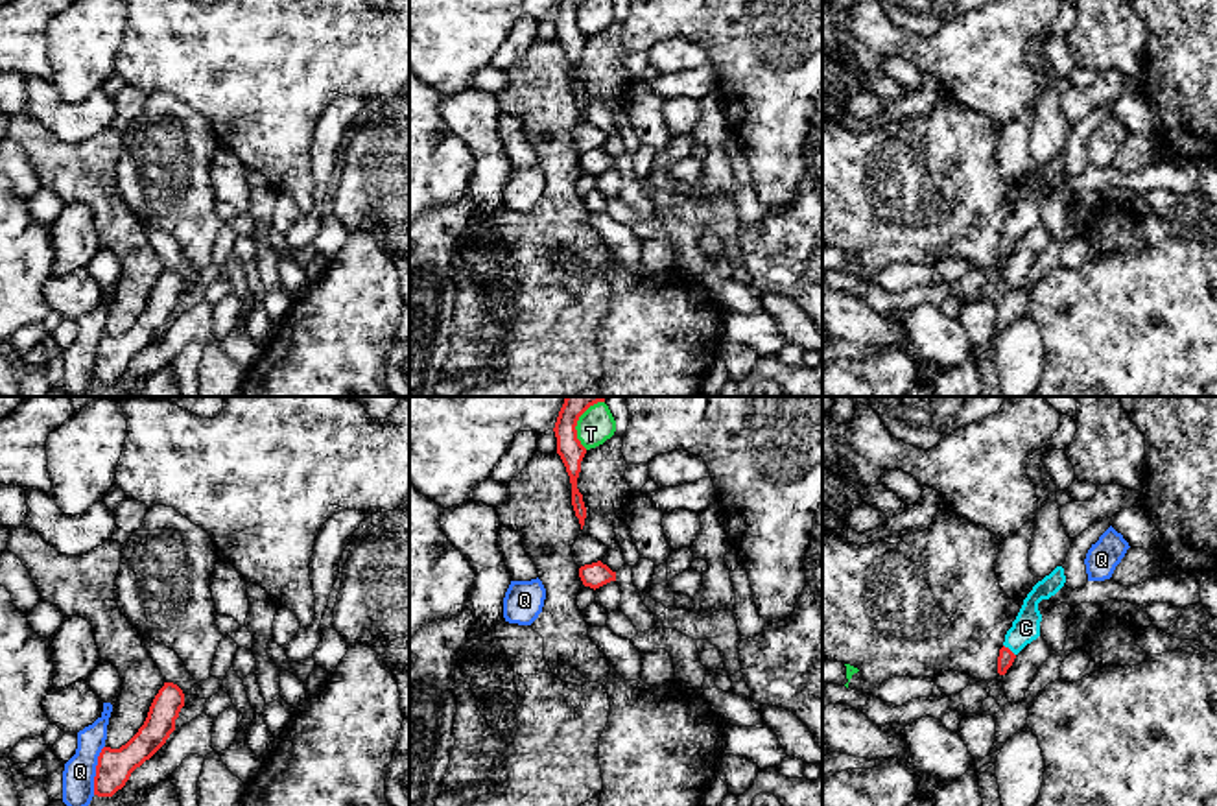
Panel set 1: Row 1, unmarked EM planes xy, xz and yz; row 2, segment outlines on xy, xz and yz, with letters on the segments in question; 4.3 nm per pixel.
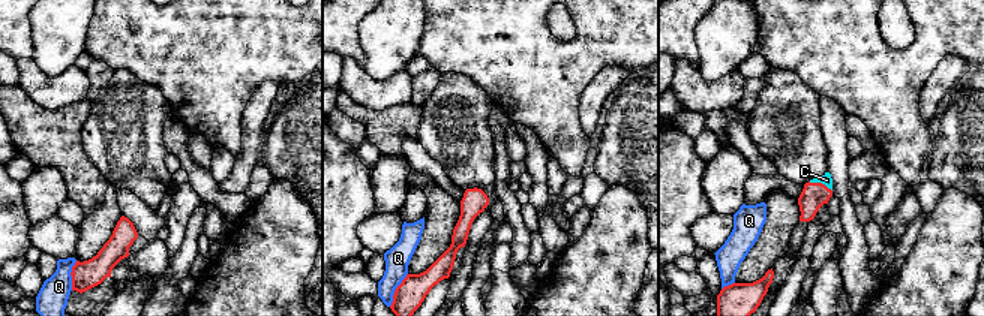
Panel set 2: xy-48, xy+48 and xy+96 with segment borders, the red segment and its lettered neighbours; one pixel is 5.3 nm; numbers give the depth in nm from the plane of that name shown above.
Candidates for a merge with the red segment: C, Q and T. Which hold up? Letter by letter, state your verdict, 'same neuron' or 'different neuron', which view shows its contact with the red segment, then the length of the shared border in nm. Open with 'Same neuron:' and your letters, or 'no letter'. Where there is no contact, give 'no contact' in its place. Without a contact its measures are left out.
Same neuron: C
C: same neuron; meets red in yz; contact 80 nm long
Q: different neuron; meets red in xy; contact 220 nm long
T: different neuron; meets red in xz; contact 240 nm long

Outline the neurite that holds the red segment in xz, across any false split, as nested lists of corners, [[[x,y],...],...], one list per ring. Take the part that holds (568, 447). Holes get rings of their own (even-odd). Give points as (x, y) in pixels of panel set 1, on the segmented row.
[[[566,397],[553,428],[557,437],[557,454],[561,456],[570,476],[572,505],[575,516],[579,518],[581,529],[585,526],[586,507],[583,502],[583,494],[577,489],[577,478],[581,472],[581,461],[586,454],[586,448],[577,439],[575,426],[579,417],[597,402],[605,402],[605,397]]]

